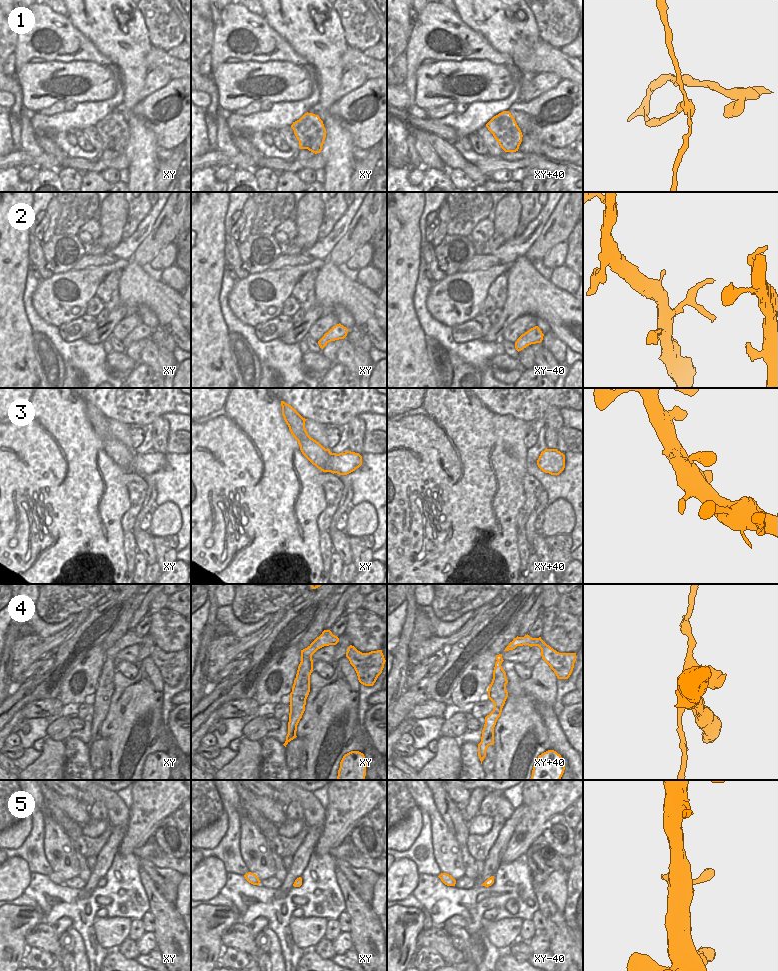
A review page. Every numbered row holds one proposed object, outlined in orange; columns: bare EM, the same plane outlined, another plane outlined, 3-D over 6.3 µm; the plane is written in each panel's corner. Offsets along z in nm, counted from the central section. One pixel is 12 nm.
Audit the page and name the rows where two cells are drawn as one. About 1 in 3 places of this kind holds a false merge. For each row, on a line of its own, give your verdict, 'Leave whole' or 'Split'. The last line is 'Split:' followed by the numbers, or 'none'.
1: Split
2: Split
3: Leave whole
4: Leave whole
5: Leave whole
Split: 1, 2

